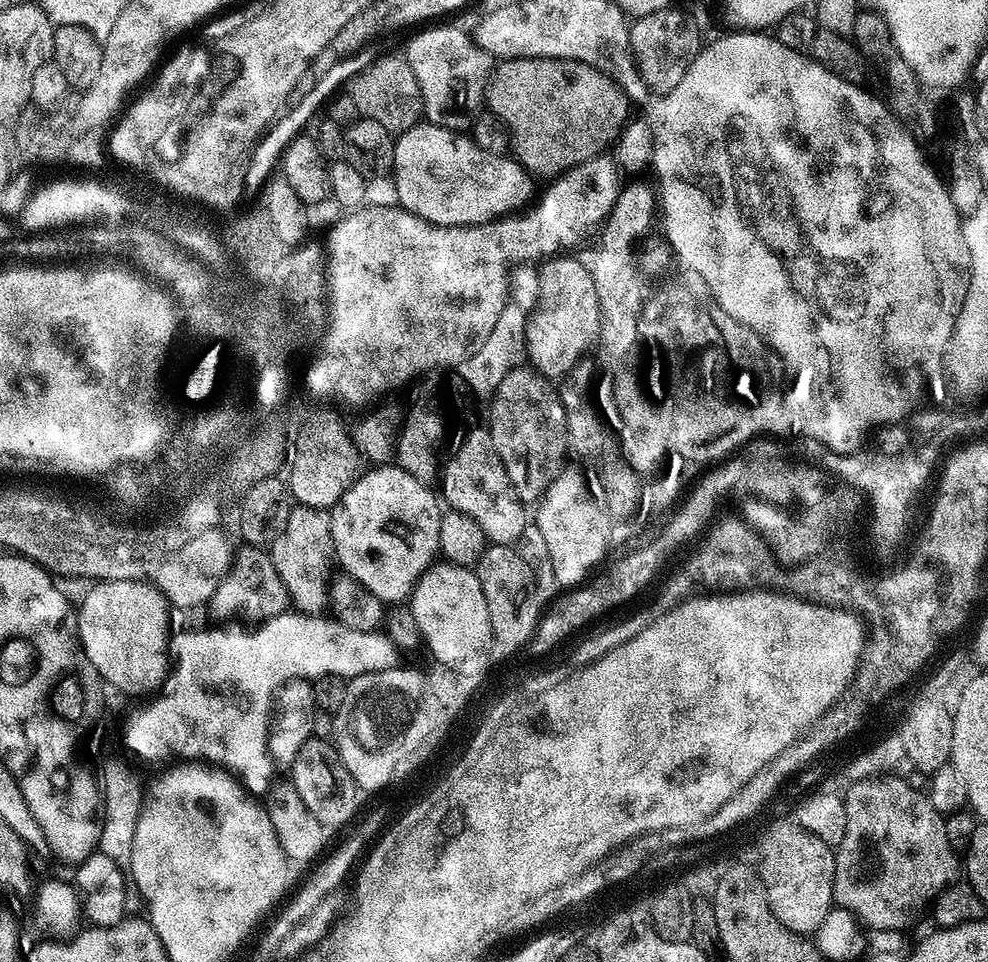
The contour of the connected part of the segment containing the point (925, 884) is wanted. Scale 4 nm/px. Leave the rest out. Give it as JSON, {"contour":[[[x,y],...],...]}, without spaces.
{"contour":[[[888,774],[870,777],[868,780],[862,780],[856,785],[850,786],[843,798],[844,805],[846,806],[846,834],[842,838],[842,842],[835,845],[834,848],[836,865],[834,866],[834,890],[832,891],[832,899],[839,907],[853,912],[861,925],[867,926],[869,929],[875,931],[907,929],[907,924],[911,922],[912,915],[923,904],[924,907],[931,905],[939,892],[946,890],[951,884],[957,883],[958,877],[962,872],[961,857],[958,855],[957,849],[953,848],[950,838],[946,838],[944,816],[934,810],[934,806],[928,801],[927,795],[921,789],[919,792],[918,789],[911,788],[906,781],[899,780],[896,776],[888,776]]]}

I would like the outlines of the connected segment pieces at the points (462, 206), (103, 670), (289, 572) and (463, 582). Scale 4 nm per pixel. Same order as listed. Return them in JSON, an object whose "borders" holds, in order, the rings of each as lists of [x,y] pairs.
{"borders":[[[[427,122],[415,124],[395,137],[391,172],[399,207],[446,228],[491,224],[495,216],[504,218],[523,209],[534,196],[533,177],[514,158],[492,156],[467,135]]],[[[101,580],[89,588],[75,613],[76,634],[101,681],[113,684],[120,692],[151,693],[159,689],[170,670],[165,655],[170,636],[168,601],[157,588],[143,581]]],[[[293,507],[282,534],[270,546],[274,570],[288,592],[288,599],[295,611],[303,614],[320,614],[329,607],[328,585],[334,575],[332,550],[332,513],[322,508]]],[[[447,562],[433,563],[423,572],[410,597],[410,607],[418,622],[421,641],[432,644],[488,644],[485,602],[486,594],[482,594],[475,571]]]]}

